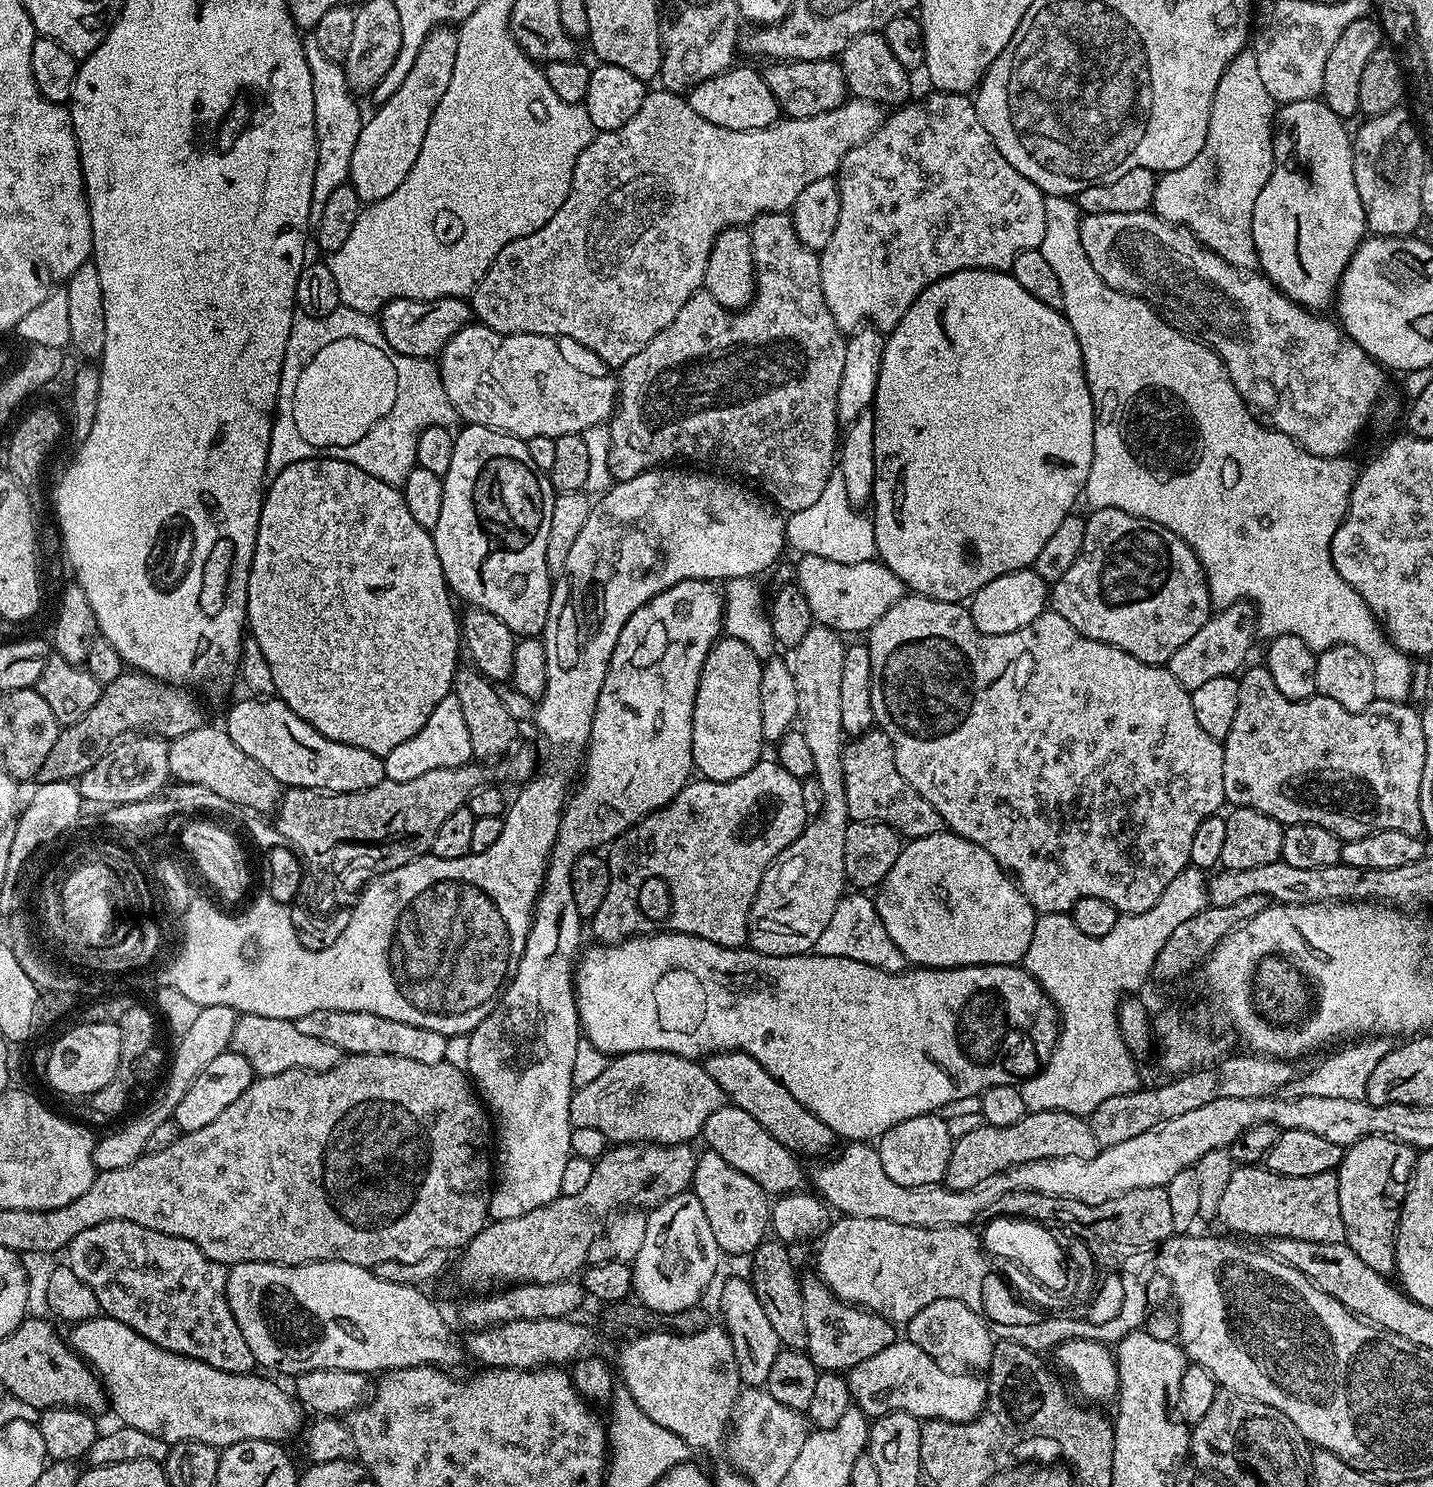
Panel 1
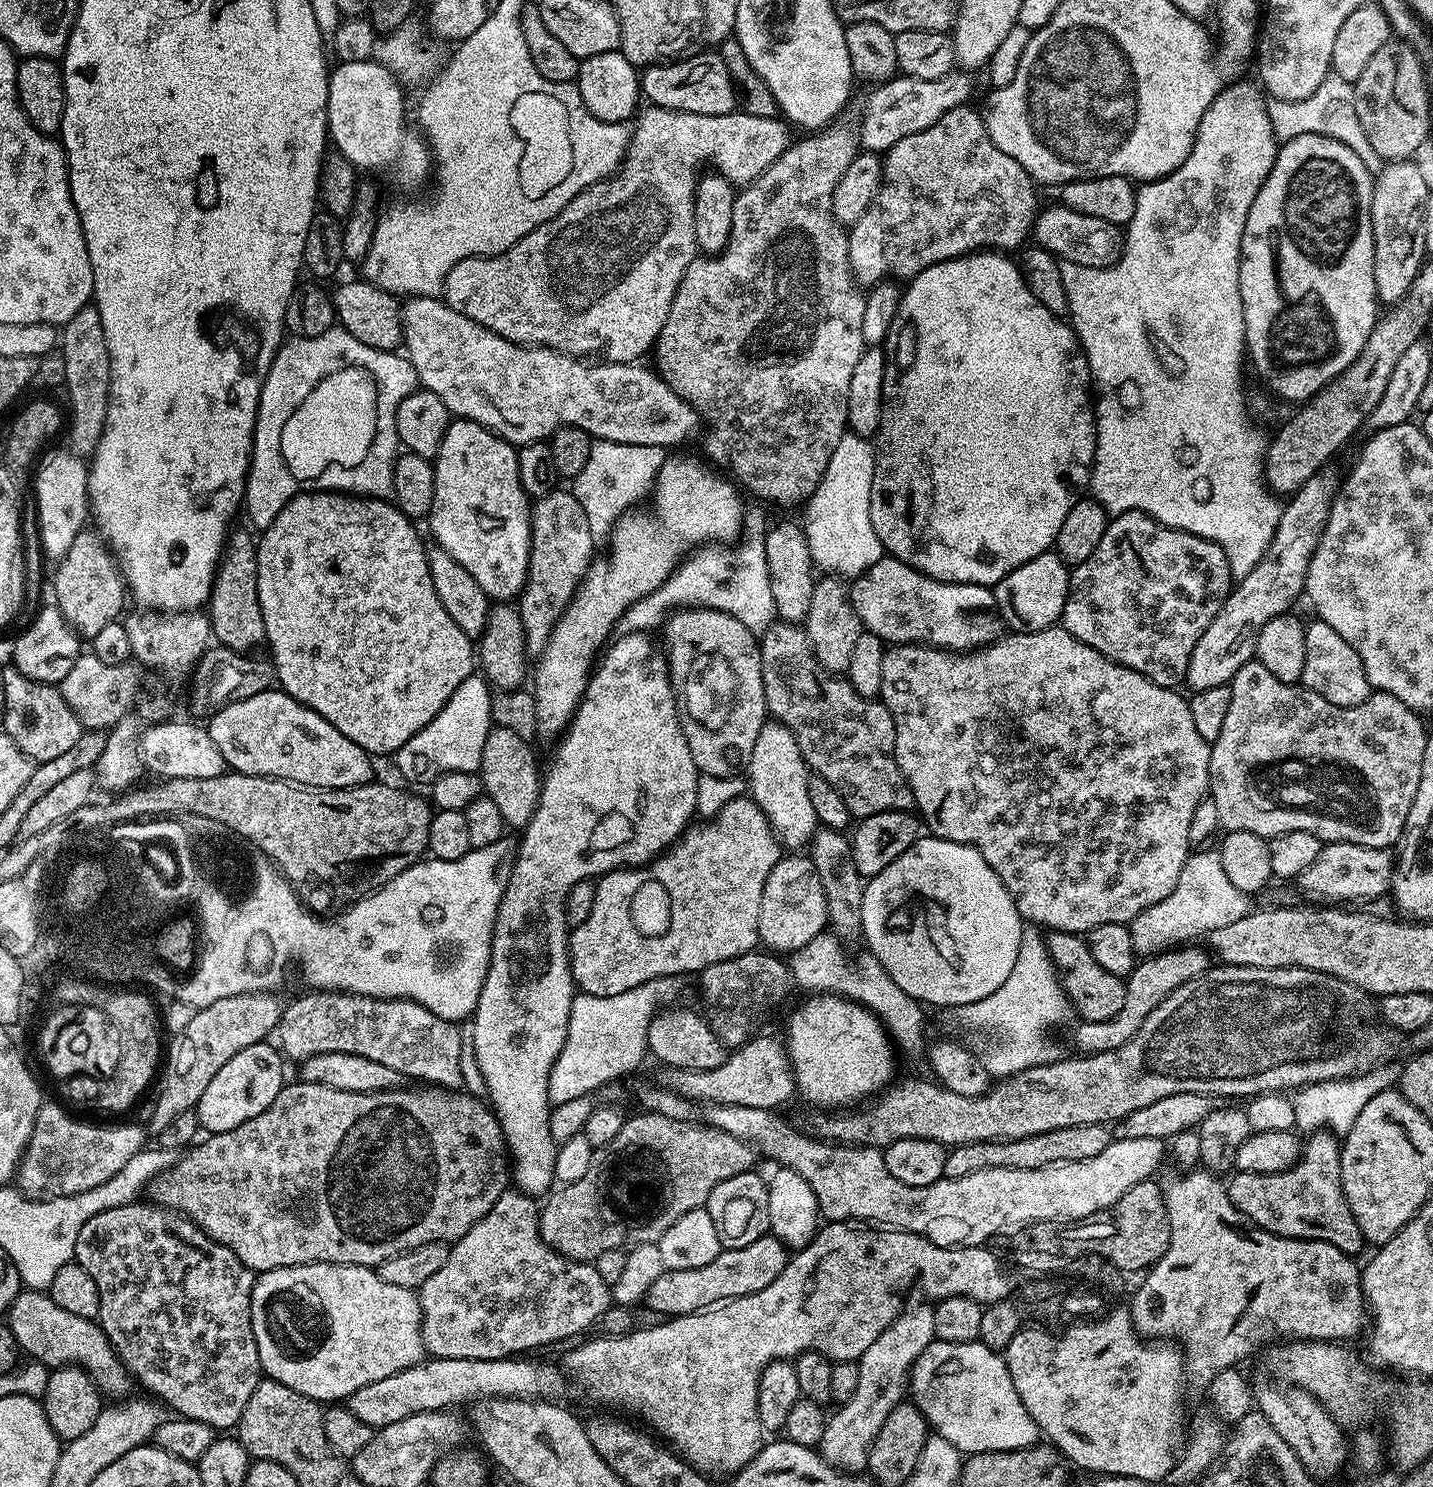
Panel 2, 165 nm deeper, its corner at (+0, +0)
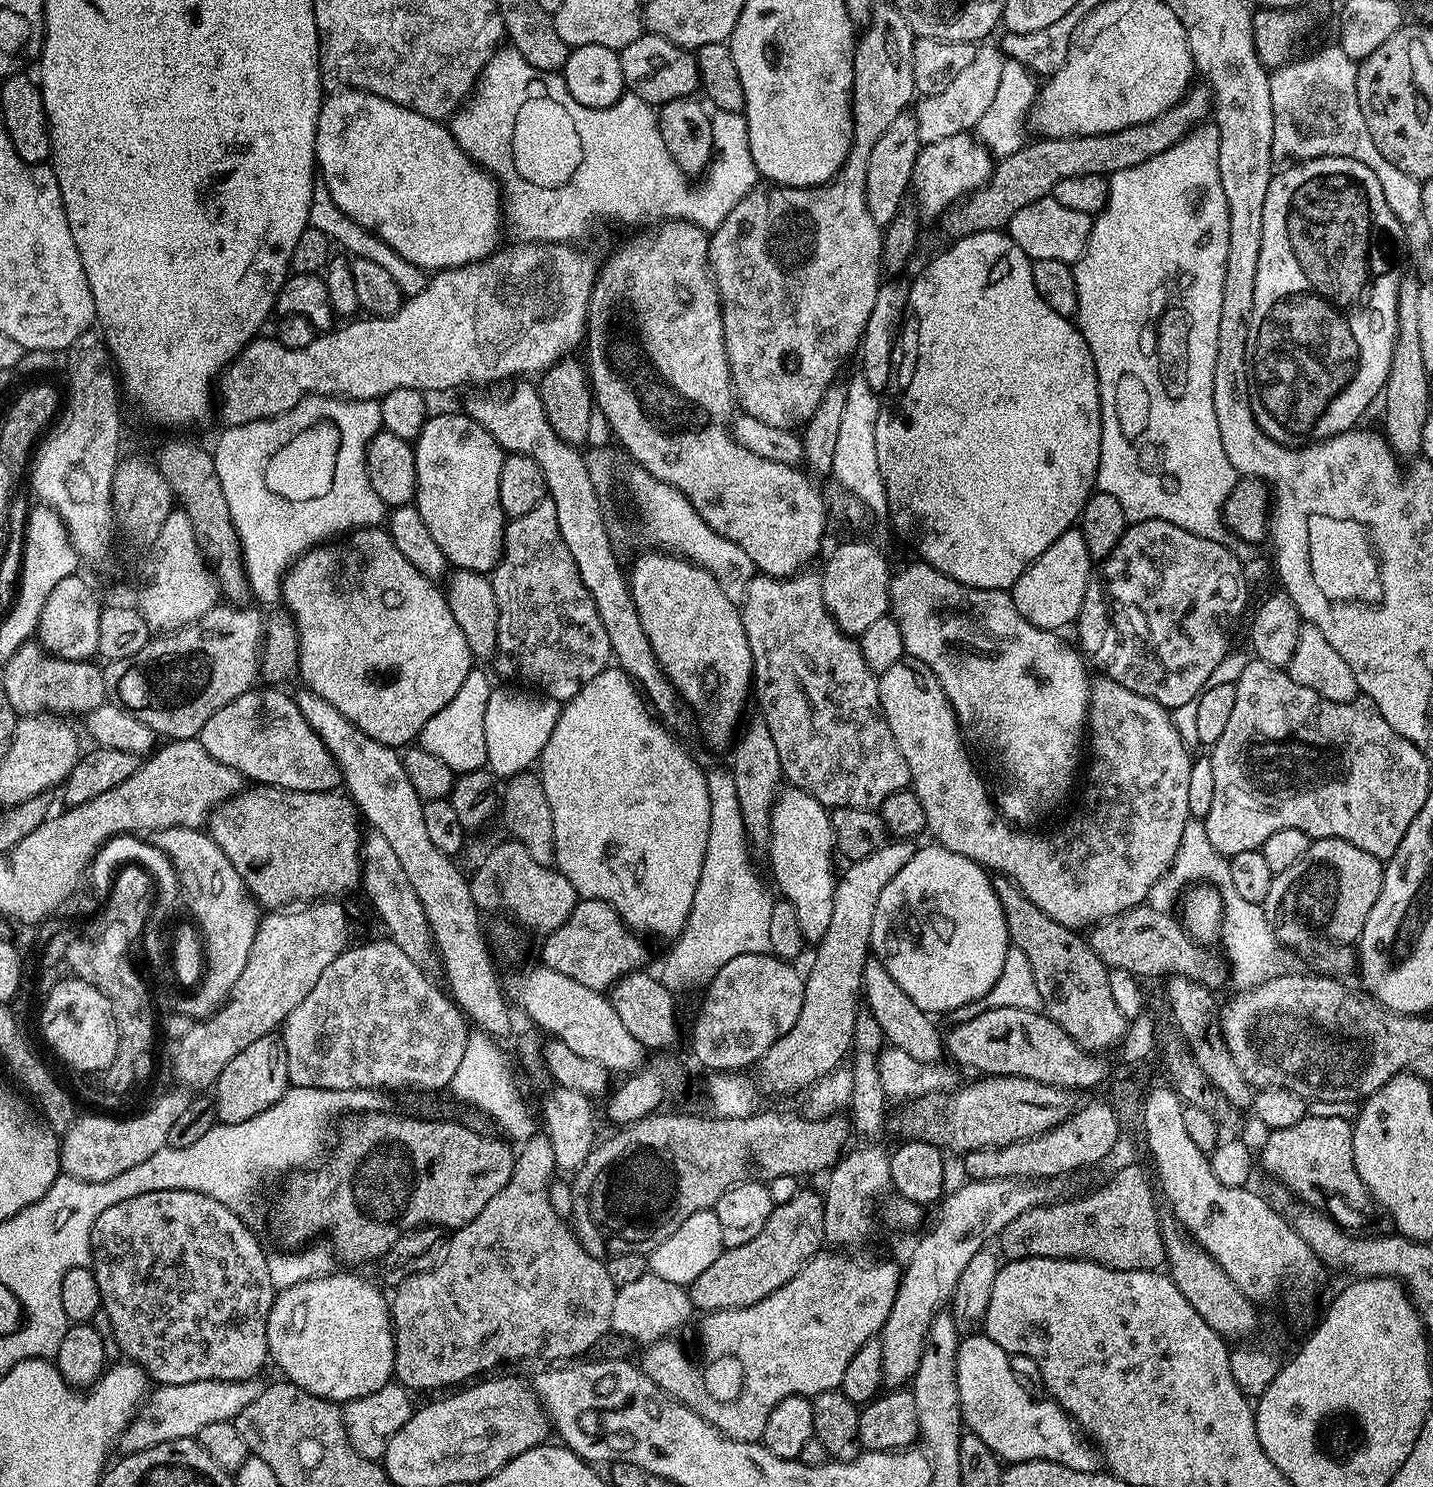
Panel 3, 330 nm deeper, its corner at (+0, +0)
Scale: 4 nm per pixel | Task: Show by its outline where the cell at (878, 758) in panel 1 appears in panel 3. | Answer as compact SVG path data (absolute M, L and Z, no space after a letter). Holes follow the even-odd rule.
M812 570L798 572L795 576L757 574L739 609L750 642L754 700L760 703L759 715L770 730L770 738L774 738L784 771L783 779L793 788L804 789L829 810L878 810L890 794L905 791L912 775L884 717L878 698L877 673L866 666L859 639L843 632L828 613L819 575Z

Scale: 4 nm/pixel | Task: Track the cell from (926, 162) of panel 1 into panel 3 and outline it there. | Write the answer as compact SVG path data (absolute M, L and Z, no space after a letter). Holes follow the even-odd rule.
M963 132L950 134L950 138L942 138L942 142L930 142L923 145L914 162L912 188L914 203L920 209L925 221L935 221L943 216L944 211L957 200L976 192L992 176L994 159L989 149L981 144L975 135Z

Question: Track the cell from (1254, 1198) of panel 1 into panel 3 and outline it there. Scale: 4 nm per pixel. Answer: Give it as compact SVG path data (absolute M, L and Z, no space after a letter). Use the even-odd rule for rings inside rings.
M1309 1114L1302 1118L1302 1122L1297 1122L1294 1126L1286 1126L1282 1130L1271 1130L1267 1133L1268 1137L1264 1140L1264 1149L1258 1152L1258 1160L1264 1163L1264 1168L1283 1186L1299 1203L1315 1208L1318 1212L1323 1212L1324 1215L1329 1216L1332 1221L1339 1224L1345 1230L1364 1230L1368 1224L1368 1219L1371 1218L1375 1212L1378 1212L1377 1205L1374 1203L1371 1194L1366 1190L1366 1186L1362 1182L1362 1178L1358 1178L1358 1170L1354 1170L1354 1154L1352 1153L1352 1124L1345 1120L1343 1116L1338 1118L1326 1118L1322 1114Z

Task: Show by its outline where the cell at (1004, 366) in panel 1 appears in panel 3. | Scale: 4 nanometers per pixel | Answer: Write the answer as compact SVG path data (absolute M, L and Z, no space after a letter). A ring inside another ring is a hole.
M1004 230L990 232L975 232L969 236L962 236L951 241L952 244L945 252L940 252L910 284L910 298L908 299L908 315L904 321L904 327L900 329L900 338L896 351L892 354L892 377L886 389L886 403L878 414L878 426L874 434L874 442L878 446L878 470L884 479L886 490L886 502L888 503L887 519L892 519L896 532L917 552L919 559L931 568L938 569L942 574L954 578L960 584L971 588L1002 588L1011 589L1013 582L1025 572L1030 565L1037 560L1050 546L1062 535L1067 528L1073 527L1080 519L1080 512L1086 506L1096 488L1096 475L1098 474L1098 462L1100 461L1100 387L1098 386L1098 374L1094 366L1094 358L1090 346L1086 346L1086 338L1080 332L1079 327L1069 317L1062 314L1054 314L1046 302L1042 302L1042 294L1034 290L1034 274L1032 273L1032 261L1029 260L1019 246L1012 241L1011 236Z

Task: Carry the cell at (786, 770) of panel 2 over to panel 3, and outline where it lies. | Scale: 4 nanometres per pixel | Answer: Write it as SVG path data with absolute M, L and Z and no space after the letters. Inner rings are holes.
M785 787L772 808L772 839L768 850L772 876L780 887L779 895L794 906L805 941L820 941L834 915L834 890L838 879L837 873L832 873L834 841L829 809L802 788Z

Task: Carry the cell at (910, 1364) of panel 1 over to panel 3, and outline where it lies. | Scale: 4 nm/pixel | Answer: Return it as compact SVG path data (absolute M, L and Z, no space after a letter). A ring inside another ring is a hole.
M968 1334L961 1339L956 1355L958 1402L963 1427L982 1438L988 1449L1008 1464L1049 1460L1070 1470L1097 1471L1102 1464L1101 1457L1078 1431L1072 1417L1051 1398L1031 1400L1012 1369L1013 1361L1008 1352L988 1336L972 1335L976 1334Z

